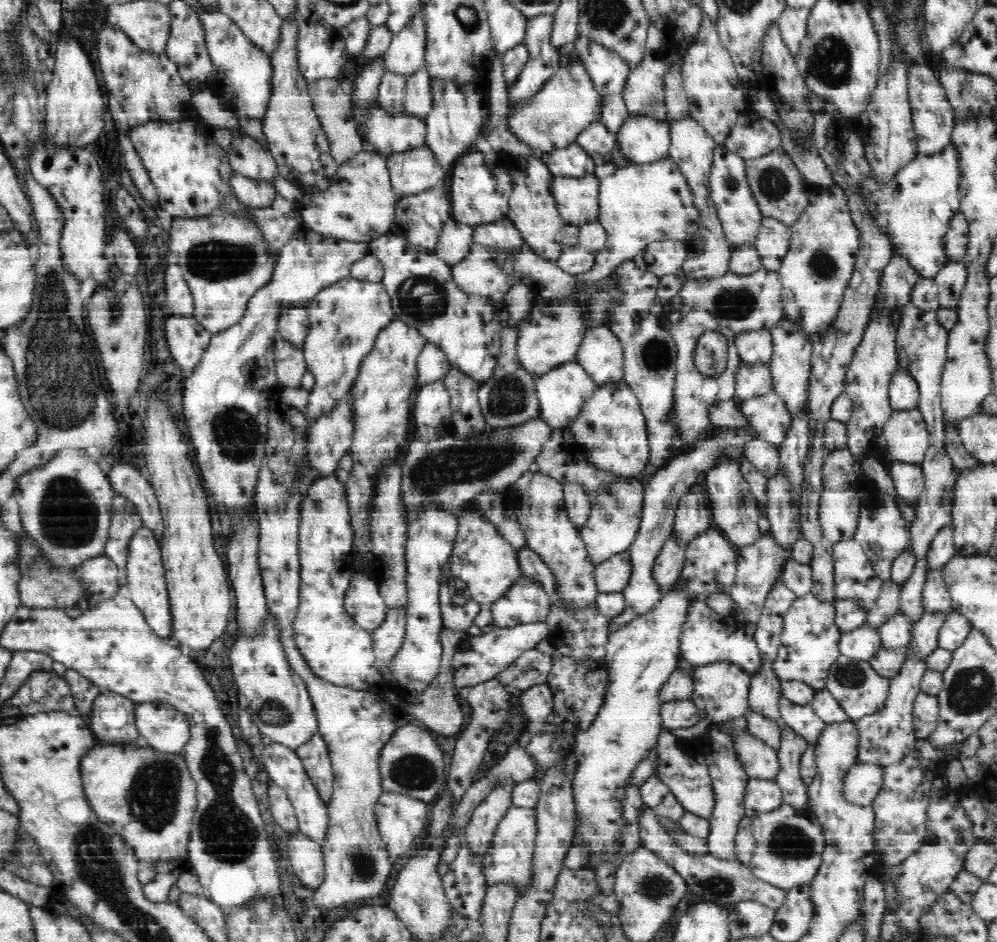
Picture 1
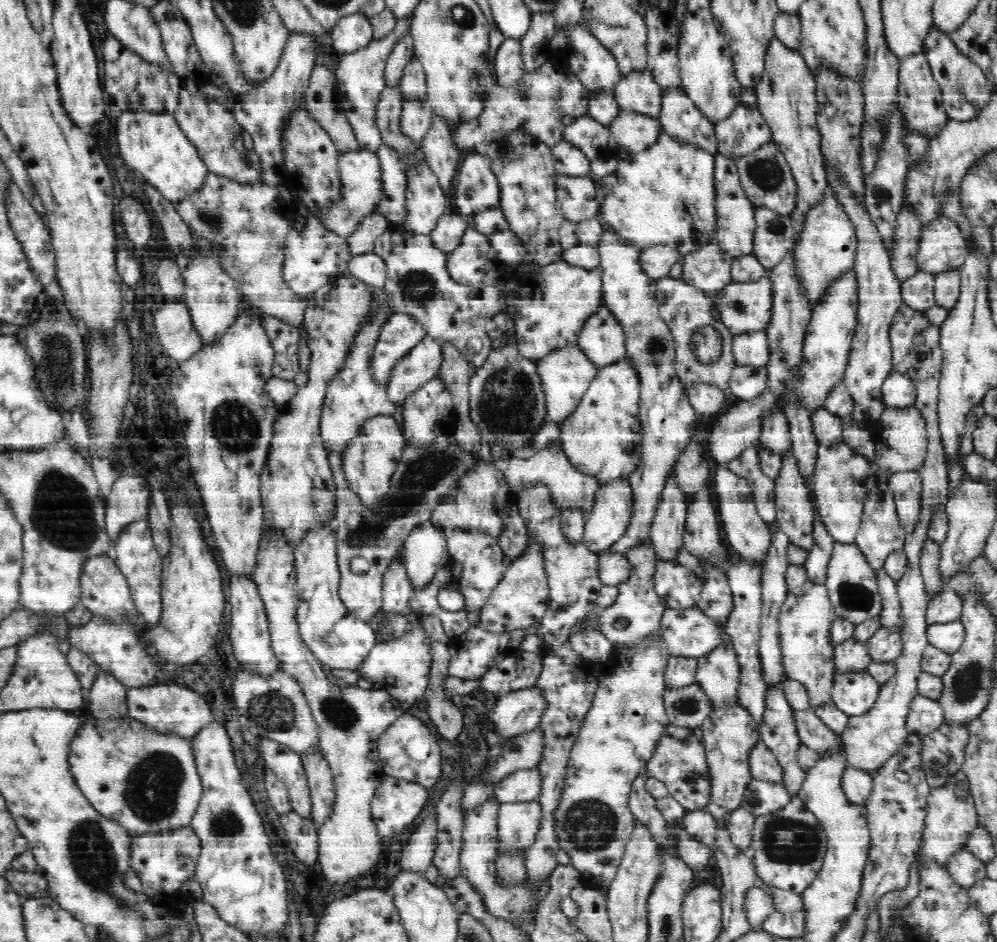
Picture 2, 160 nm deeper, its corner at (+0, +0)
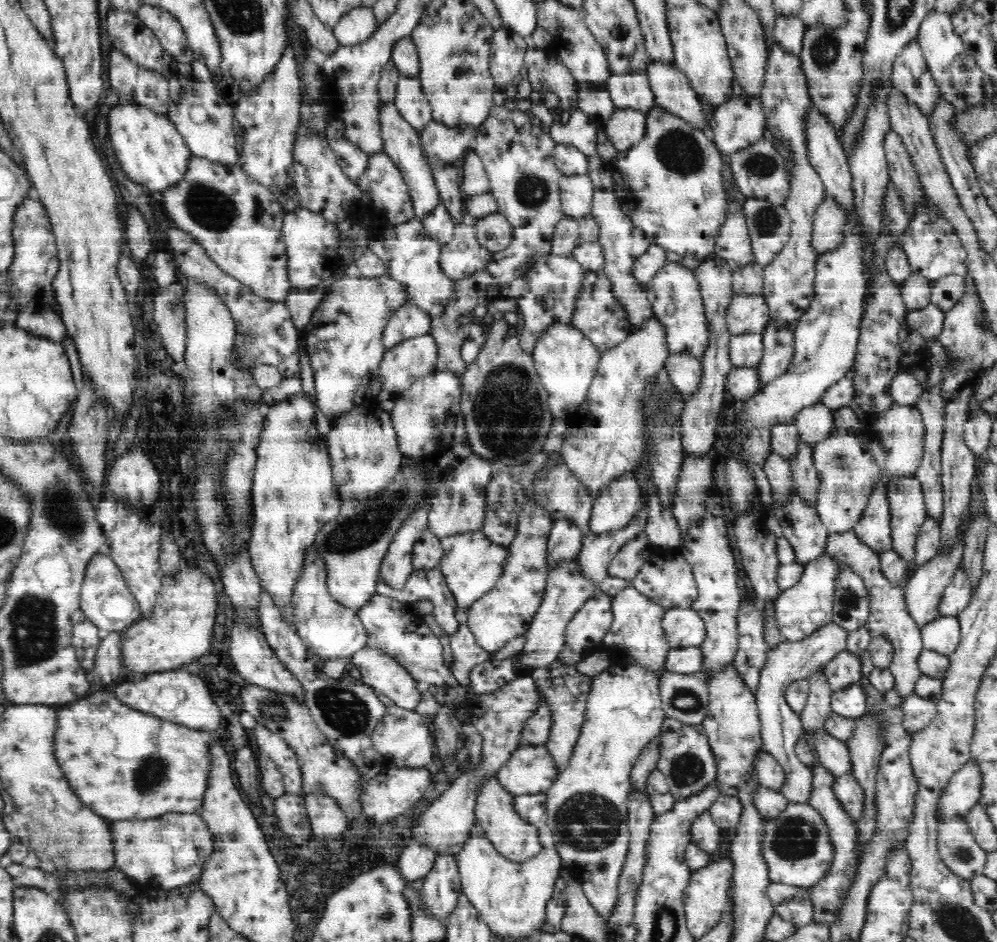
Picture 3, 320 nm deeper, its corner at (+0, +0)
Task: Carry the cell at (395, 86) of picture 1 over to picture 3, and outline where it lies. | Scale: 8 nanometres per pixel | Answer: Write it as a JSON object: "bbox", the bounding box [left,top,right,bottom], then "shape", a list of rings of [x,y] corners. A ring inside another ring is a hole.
{"bbox":[379,102,441,220],"shape":[[[393,102],[381,106],[379,119],[384,143],[383,152],[396,163],[408,185],[416,219],[424,220],[441,204],[441,199],[431,165],[427,161],[426,152],[423,151],[423,145],[418,136],[419,132],[404,119]]]}

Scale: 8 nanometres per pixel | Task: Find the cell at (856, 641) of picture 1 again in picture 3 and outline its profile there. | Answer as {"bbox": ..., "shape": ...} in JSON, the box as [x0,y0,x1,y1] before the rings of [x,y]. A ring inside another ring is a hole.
{"bbox":[822,650,862,692],"shape":[[[844,650],[822,669],[833,692],[848,689],[850,685],[860,680],[862,672],[860,655]]]}

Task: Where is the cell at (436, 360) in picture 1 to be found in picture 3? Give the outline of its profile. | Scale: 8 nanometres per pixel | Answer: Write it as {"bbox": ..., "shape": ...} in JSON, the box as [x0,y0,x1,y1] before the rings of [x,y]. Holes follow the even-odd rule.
{"bbox":[379,333,438,396],"shape":[[[430,333],[386,350],[379,364],[382,387],[400,396],[412,383],[436,370],[437,356],[438,346]]]}

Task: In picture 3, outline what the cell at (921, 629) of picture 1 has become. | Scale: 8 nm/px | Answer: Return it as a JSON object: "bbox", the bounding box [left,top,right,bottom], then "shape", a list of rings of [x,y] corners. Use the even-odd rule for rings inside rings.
{"bbox":[938,564,972,617],"shape":[[[960,564],[943,592],[940,608],[938,608],[940,616],[956,617],[965,606],[968,606],[972,595],[972,583],[970,583],[968,575],[964,573],[964,567]]]}

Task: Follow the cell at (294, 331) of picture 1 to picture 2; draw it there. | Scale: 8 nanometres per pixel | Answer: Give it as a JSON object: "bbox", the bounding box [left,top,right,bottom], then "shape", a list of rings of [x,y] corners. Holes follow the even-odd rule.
{"bbox":[175,173,309,328],"shape":[[[211,173],[199,191],[175,204],[175,210],[194,236],[224,246],[224,270],[238,282],[250,308],[300,328],[307,302],[285,285],[282,268],[292,214],[309,215],[303,206],[286,204],[280,190],[264,182],[240,184]]]}

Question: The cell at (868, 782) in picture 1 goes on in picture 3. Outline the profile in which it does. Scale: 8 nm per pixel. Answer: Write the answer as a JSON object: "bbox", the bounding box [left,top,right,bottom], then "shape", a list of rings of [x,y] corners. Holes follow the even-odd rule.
{"bbox":[832,773,866,820],"shape":[[[852,773],[838,776],[832,783],[832,788],[836,798],[843,805],[843,809],[850,814],[852,819],[860,820],[864,803],[866,803],[866,796]]]}

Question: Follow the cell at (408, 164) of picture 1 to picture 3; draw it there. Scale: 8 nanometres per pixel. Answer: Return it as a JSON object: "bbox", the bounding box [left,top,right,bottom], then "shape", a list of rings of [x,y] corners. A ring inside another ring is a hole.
{"bbox":[357,153,416,226],"shape":[[[386,153],[370,155],[370,159],[367,160],[367,170],[359,176],[357,185],[361,190],[362,200],[364,204],[370,206],[372,215],[386,217],[388,222],[394,226],[416,218],[408,185],[396,163]]]}

